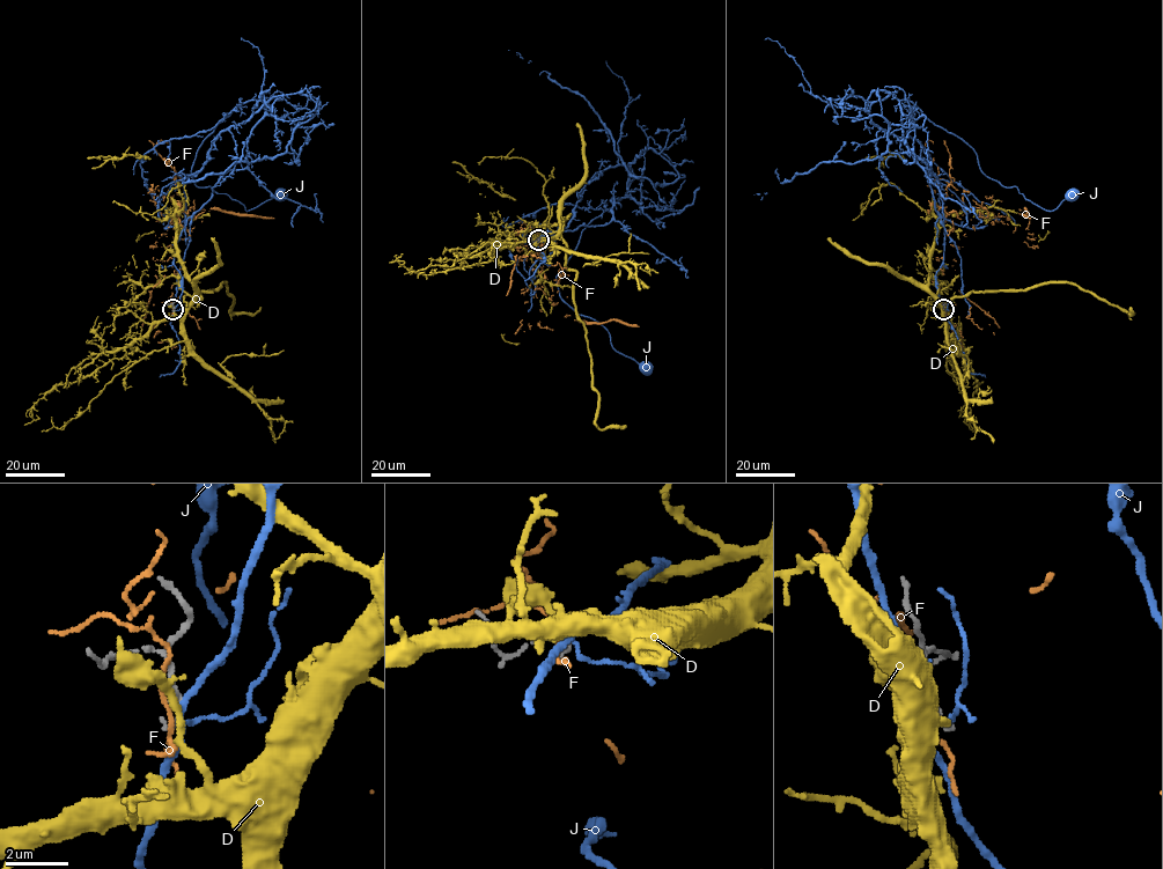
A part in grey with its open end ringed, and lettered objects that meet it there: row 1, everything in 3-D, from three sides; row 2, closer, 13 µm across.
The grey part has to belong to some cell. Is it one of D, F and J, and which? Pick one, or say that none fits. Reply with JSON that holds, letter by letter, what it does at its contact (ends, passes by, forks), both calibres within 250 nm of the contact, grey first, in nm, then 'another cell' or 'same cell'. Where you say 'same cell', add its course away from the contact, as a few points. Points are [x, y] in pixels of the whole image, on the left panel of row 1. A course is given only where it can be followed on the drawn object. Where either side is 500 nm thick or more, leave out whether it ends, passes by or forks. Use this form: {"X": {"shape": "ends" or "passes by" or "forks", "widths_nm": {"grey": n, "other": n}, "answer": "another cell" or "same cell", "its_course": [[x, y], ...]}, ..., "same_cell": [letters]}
{"D": {"shape": "passes by", "widths_nm": {"grey": 200, "other": 240}, "answer": "another cell"}, "F": {"shape": "passes by", "widths_nm": {"grey": 200, "other": 120}, "answer": "another cell"}, "J": {"shape": "forks", "widths_nm": {"grey": 200, "other": 170}, "answer": "another cell"}, "same_cell": []}

